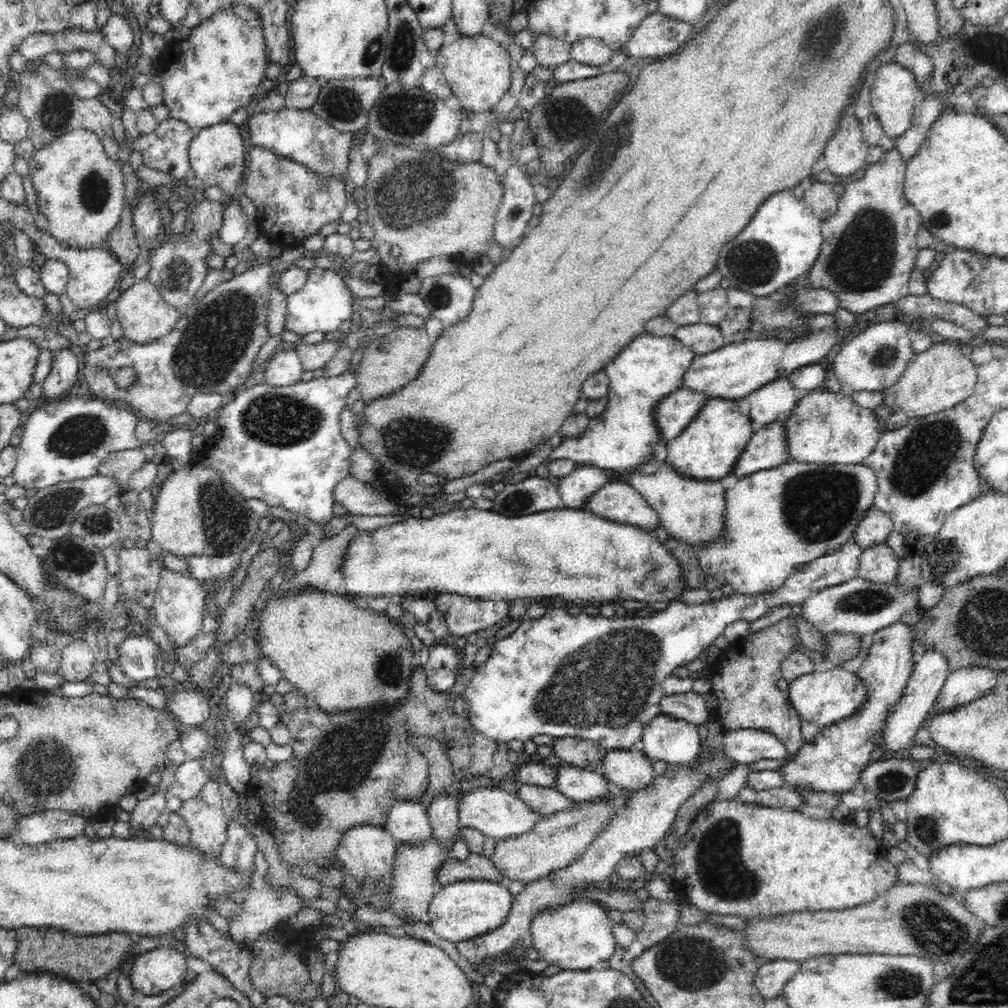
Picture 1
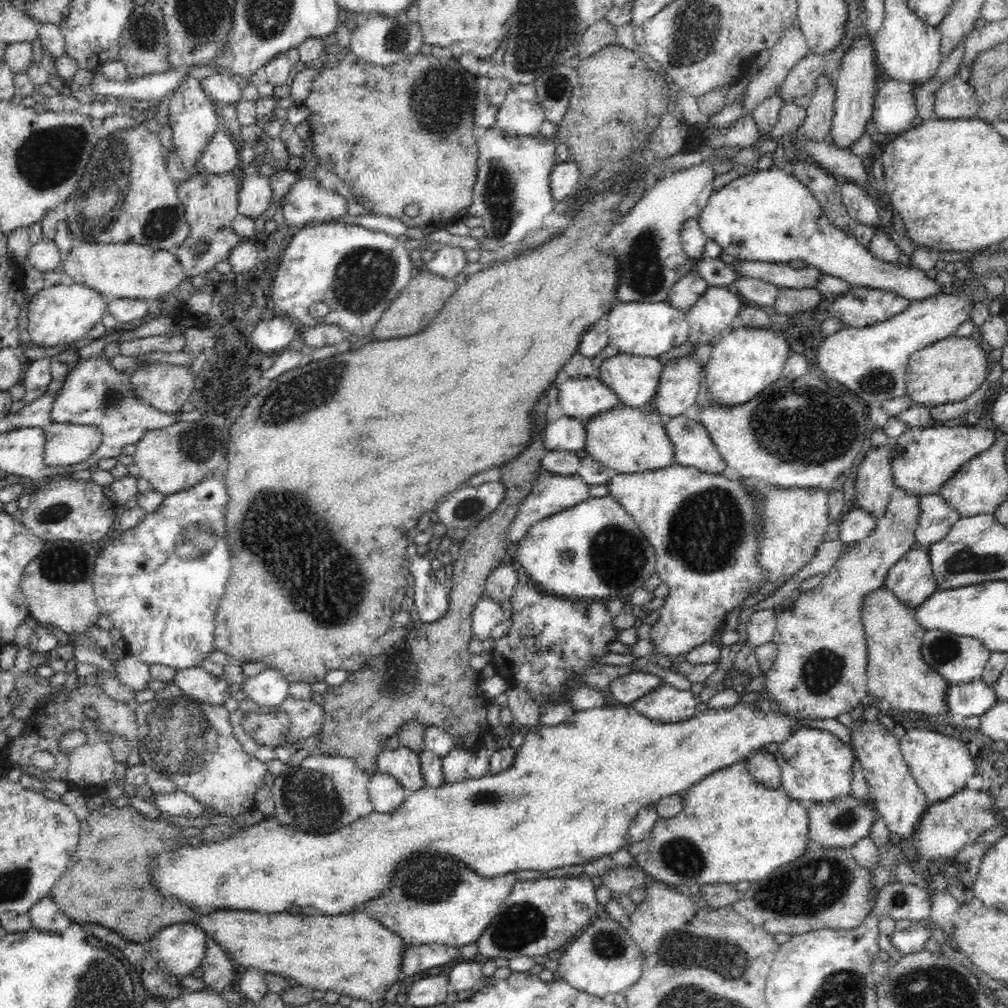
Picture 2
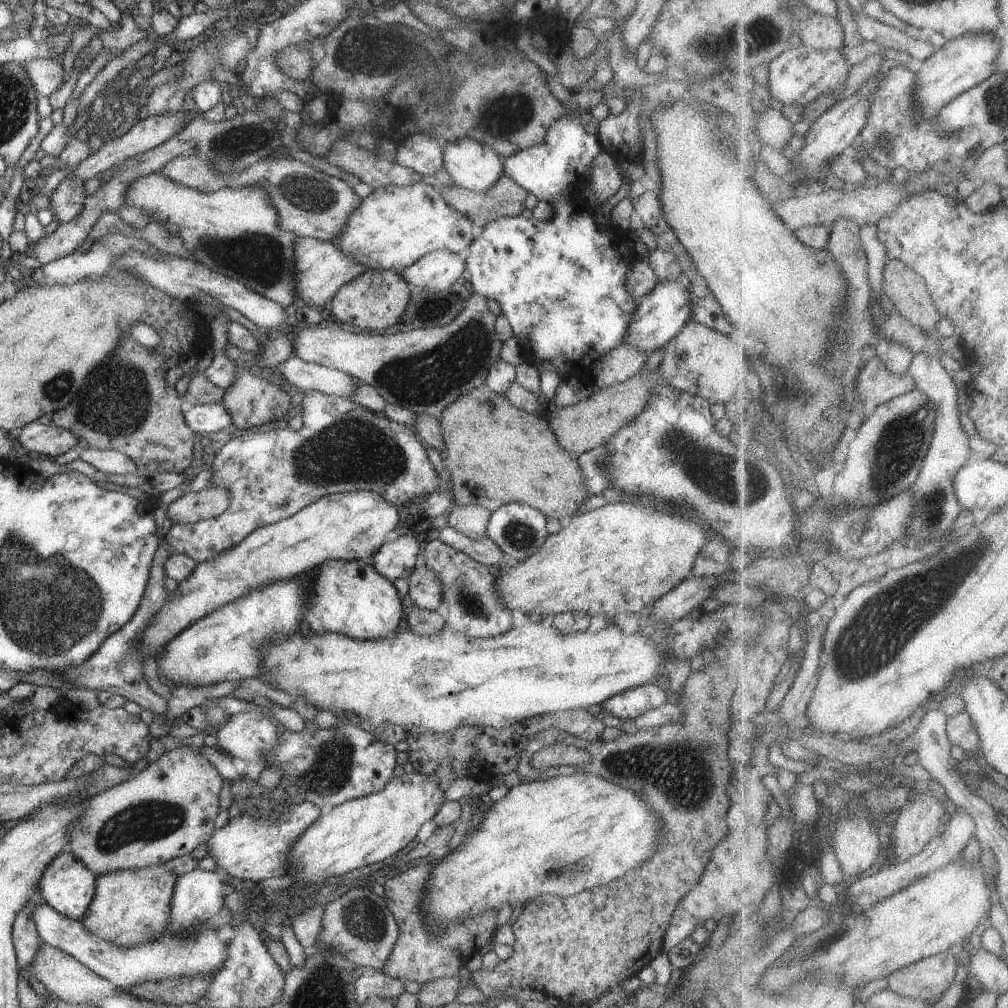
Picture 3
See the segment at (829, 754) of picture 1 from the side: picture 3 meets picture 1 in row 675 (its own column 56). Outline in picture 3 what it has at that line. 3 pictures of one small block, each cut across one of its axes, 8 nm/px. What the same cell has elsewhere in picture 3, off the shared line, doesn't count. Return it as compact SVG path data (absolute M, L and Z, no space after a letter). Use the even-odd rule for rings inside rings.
M65 850L50 862L37 888L42 900L53 910L64 917L82 921L94 897L96 880L97 877L82 862Z

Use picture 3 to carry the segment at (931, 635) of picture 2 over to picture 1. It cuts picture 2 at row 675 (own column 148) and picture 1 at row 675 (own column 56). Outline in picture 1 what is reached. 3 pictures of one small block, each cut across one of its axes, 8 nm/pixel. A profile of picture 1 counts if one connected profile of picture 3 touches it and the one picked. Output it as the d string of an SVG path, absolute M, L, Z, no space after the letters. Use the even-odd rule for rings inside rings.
M926 650L925 654L917 657L915 668L907 683L905 694L901 702L894 706L894 711L888 716L886 729L882 738L878 738L878 744L882 748L887 748L890 752L898 752L902 749L909 749L913 744L913 738L918 729L925 721L925 717L930 716L934 702L938 699L942 686L946 683L952 670L949 668L946 656L938 651Z

